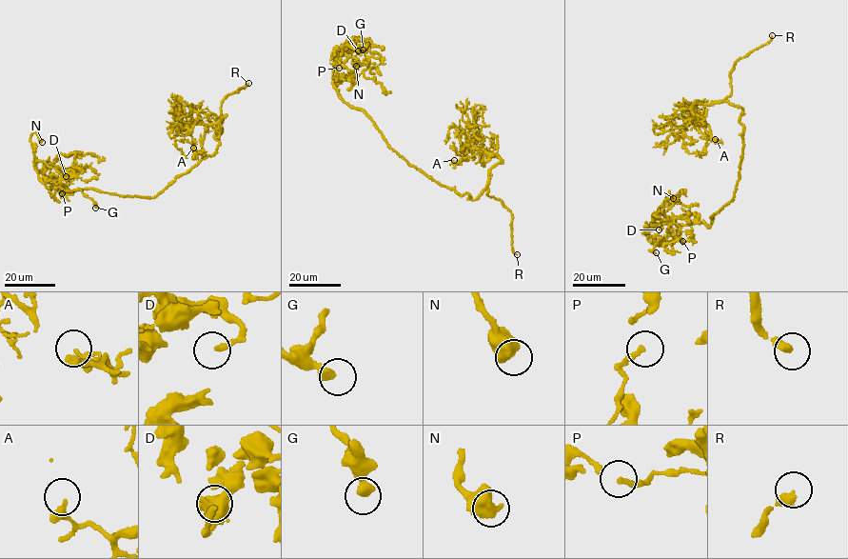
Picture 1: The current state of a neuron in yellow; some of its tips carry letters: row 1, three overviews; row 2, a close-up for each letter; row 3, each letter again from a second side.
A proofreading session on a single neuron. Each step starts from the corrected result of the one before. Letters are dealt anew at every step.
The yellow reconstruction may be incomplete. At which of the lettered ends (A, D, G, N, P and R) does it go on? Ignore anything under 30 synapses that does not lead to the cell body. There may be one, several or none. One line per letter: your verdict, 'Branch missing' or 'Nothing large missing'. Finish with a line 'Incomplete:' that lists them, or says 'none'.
A: Nothing large missing
D: Nothing large missing
G: Nothing large missing
N: Nothing large missing
P: Nothing large missing
R: Branch missing
Incomplete: R

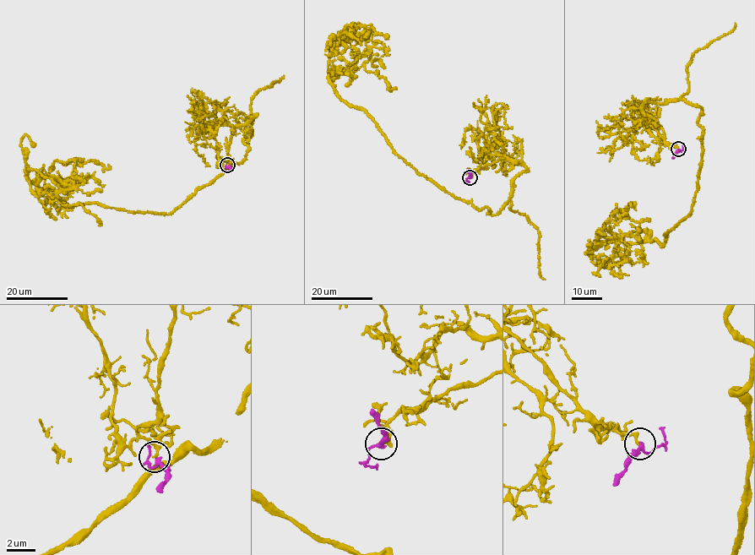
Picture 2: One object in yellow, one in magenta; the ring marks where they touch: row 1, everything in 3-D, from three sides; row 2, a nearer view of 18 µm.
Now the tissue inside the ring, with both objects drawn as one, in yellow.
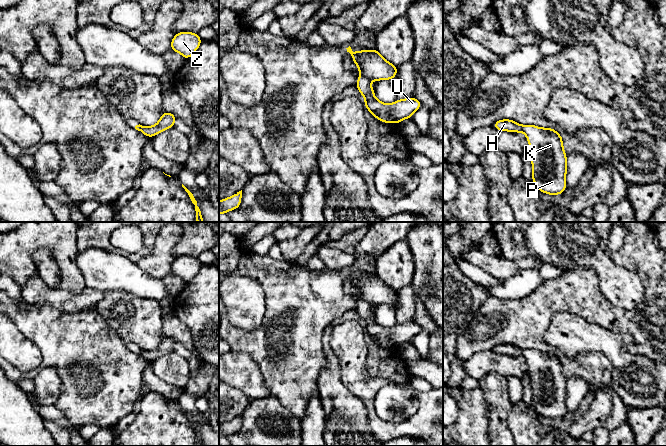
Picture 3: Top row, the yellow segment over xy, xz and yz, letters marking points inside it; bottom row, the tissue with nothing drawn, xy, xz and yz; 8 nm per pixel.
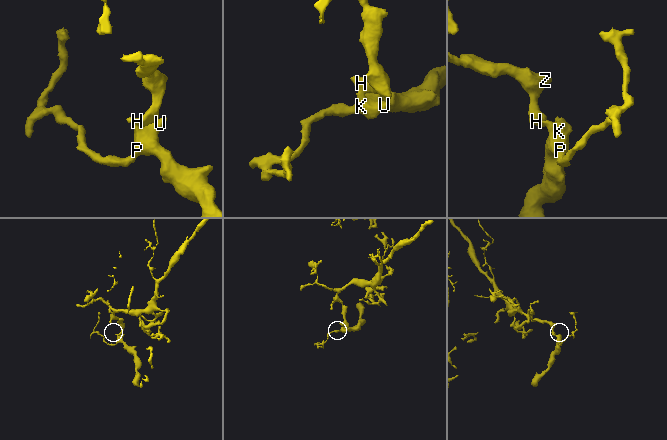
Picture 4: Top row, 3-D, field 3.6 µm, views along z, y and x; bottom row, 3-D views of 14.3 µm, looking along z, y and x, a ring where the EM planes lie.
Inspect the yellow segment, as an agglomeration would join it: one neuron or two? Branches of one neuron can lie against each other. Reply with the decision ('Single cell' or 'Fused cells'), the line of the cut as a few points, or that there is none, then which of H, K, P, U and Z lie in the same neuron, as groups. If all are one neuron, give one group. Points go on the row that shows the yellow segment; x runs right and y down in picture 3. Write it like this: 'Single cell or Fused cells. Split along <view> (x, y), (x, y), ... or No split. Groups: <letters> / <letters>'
Fused cells. Split along xz (361, 73), (369, 79). Groups: H Z / K P U

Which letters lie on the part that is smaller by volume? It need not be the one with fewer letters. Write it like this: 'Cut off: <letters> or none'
Cut off: K, P, U

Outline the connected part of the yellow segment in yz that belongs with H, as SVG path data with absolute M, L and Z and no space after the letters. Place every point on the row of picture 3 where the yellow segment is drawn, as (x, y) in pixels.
M510 119L498 120L492 126L497 130L509 131L513 133L523 131L522 125Z

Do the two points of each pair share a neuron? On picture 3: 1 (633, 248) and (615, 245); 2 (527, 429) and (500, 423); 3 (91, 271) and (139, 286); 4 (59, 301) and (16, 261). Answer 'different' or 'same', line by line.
1: different
2: different
3: same
4: different

